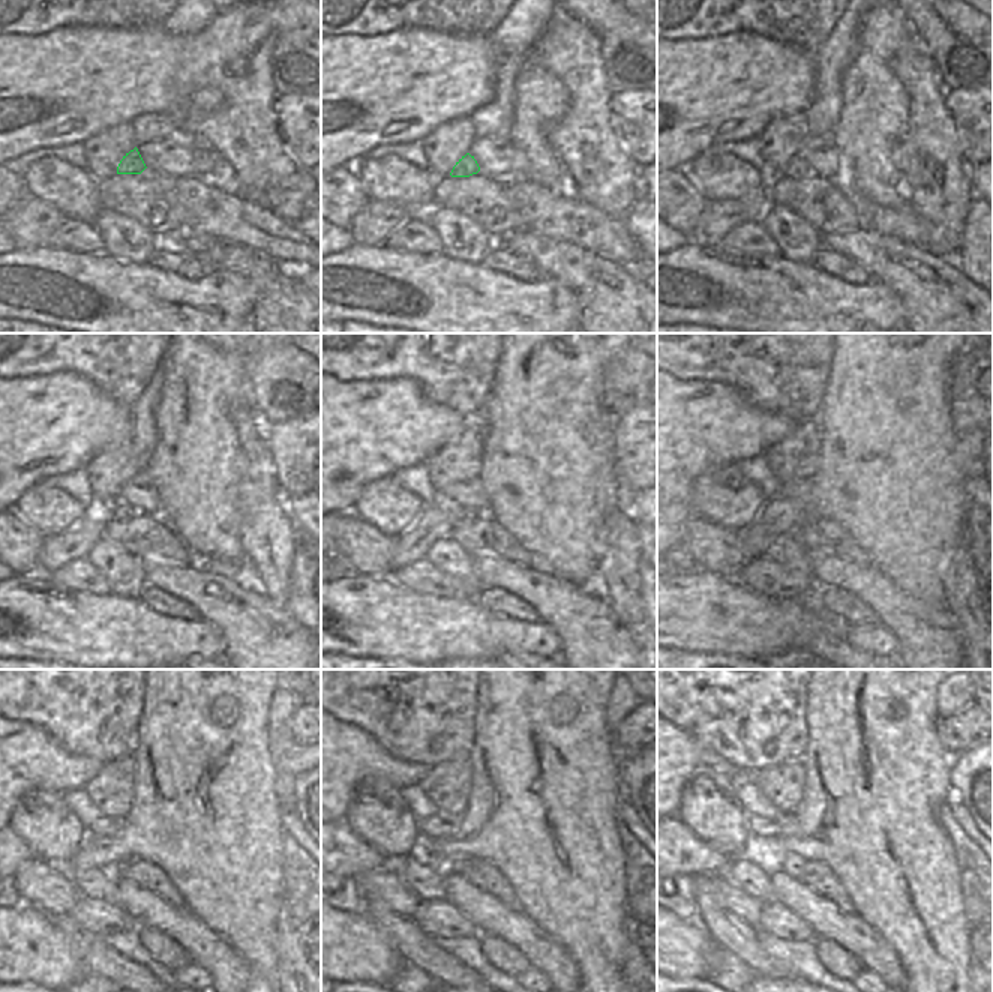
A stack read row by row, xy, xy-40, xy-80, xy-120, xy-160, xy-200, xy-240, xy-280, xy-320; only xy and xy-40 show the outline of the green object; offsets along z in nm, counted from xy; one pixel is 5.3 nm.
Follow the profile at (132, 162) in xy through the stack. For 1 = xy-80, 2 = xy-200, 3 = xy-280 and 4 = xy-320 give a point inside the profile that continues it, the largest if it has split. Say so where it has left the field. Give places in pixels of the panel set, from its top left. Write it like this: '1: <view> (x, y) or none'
1: xy-80 (797, 168)
2: xy-200 (803, 521)
3: xy-280 (458, 865)
4: xy-320 (794, 863)

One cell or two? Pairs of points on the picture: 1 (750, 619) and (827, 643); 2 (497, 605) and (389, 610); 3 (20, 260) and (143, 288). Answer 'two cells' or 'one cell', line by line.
1: two cells
2: two cells
3: one cell

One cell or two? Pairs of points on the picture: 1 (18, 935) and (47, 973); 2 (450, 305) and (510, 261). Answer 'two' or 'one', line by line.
1: one
2: two

